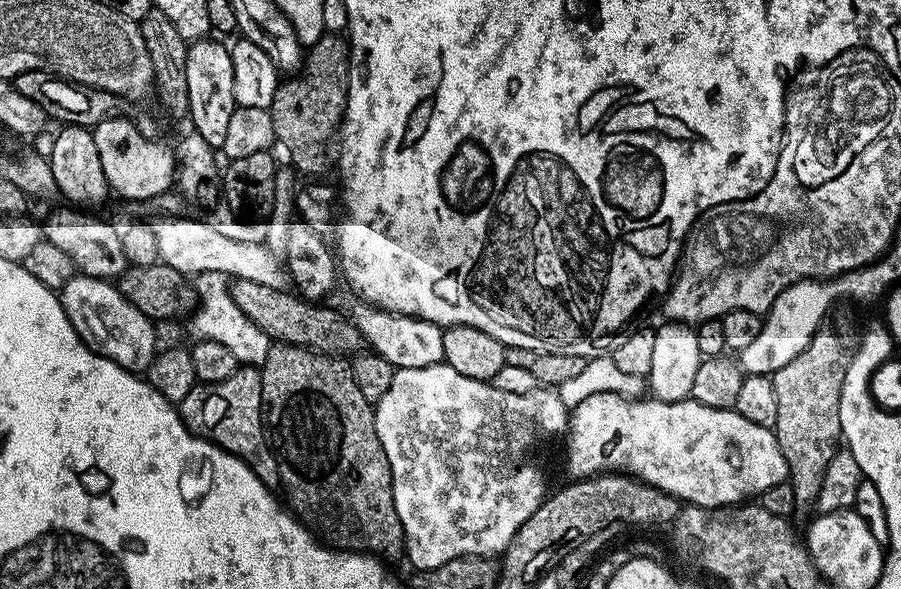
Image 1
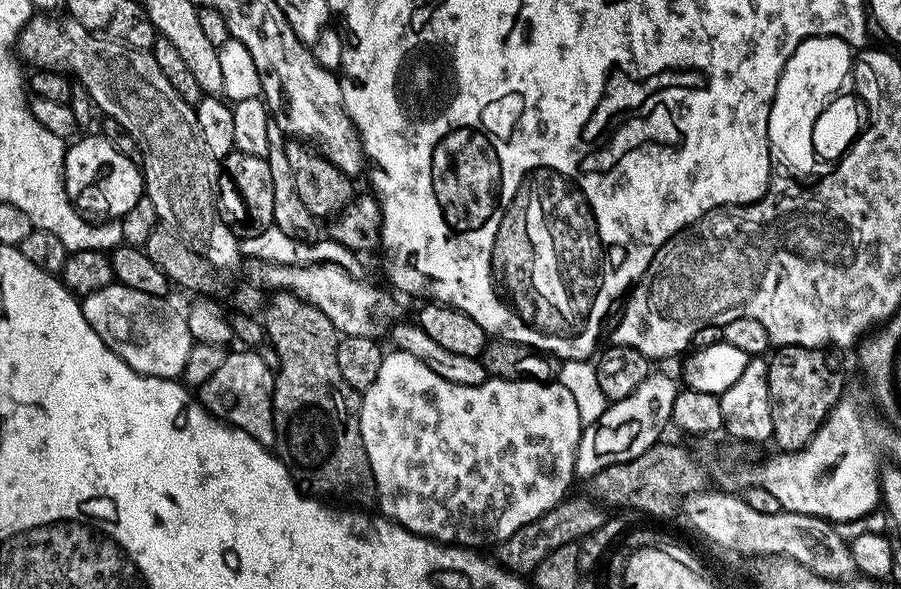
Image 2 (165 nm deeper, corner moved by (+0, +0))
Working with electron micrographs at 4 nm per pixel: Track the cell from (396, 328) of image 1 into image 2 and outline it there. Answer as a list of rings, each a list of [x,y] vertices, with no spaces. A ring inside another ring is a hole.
[[[252,258],[248,260],[247,279],[264,290],[292,292],[298,298],[318,306],[330,322],[334,322],[337,332],[345,336],[372,336],[376,320],[384,316],[392,300],[383,296],[372,284],[363,279],[352,277],[346,270],[334,264],[284,265],[268,263]]]

